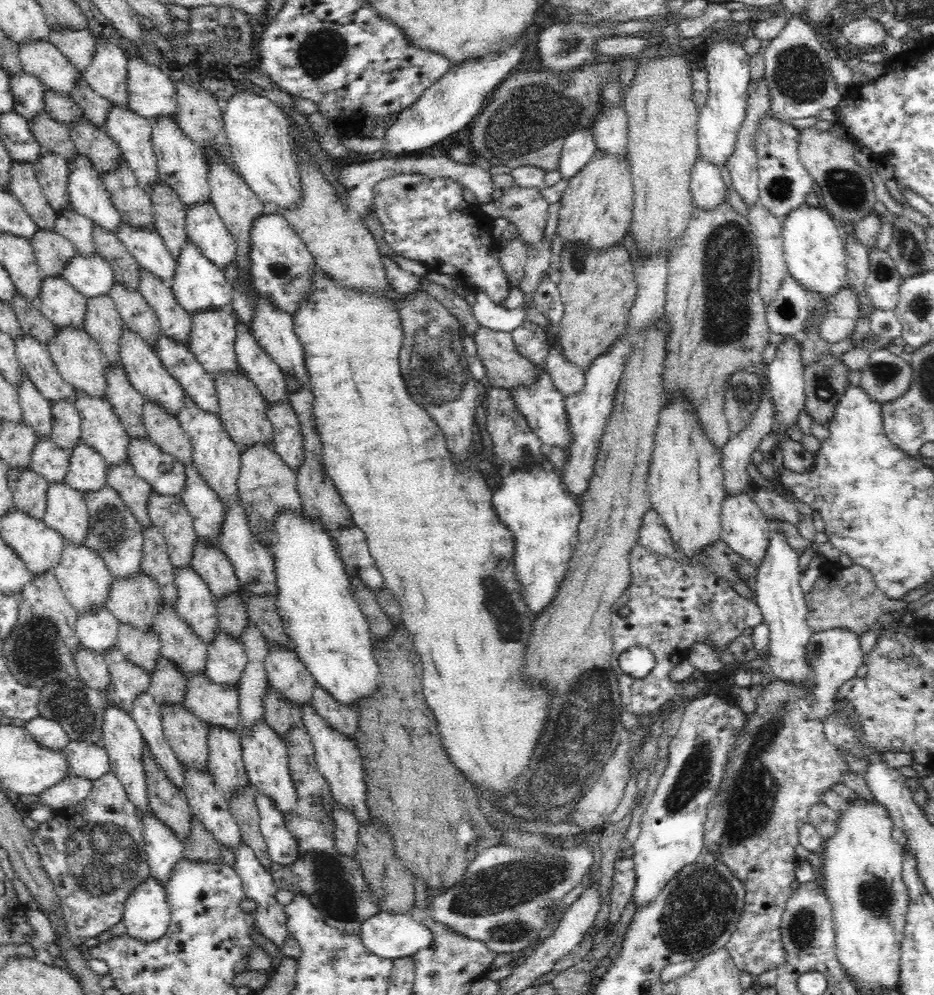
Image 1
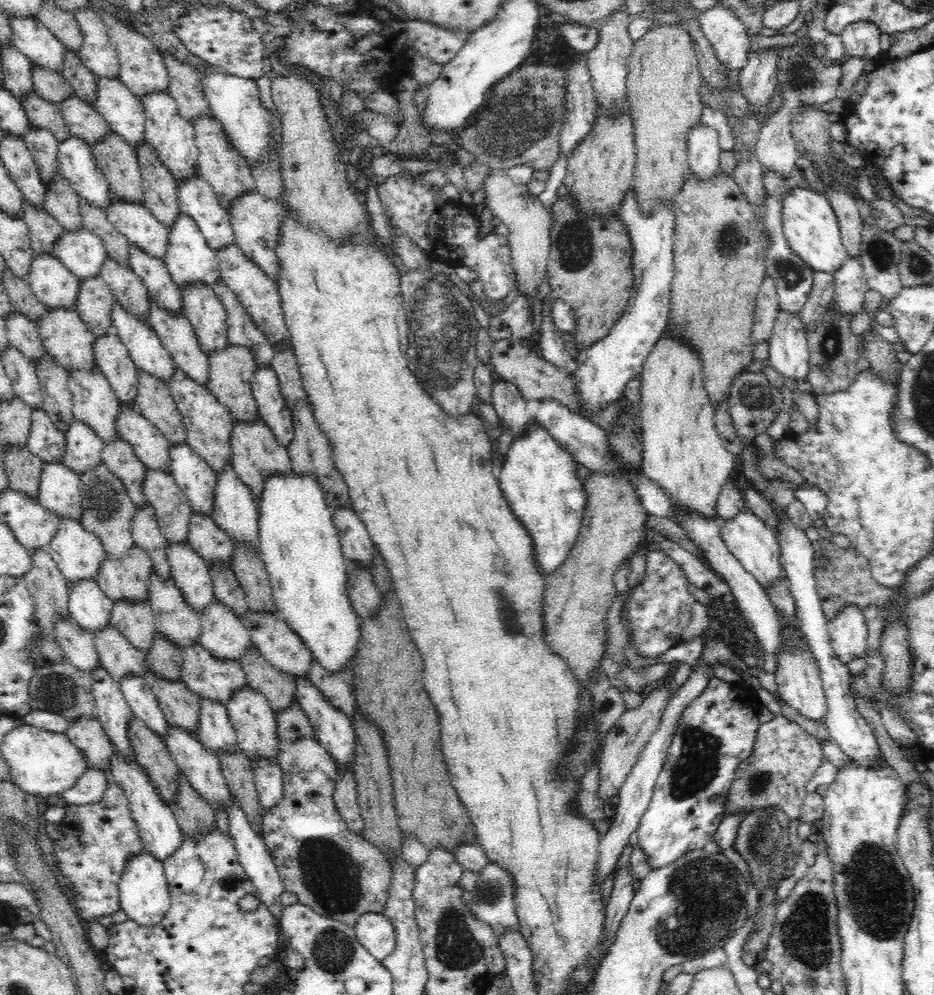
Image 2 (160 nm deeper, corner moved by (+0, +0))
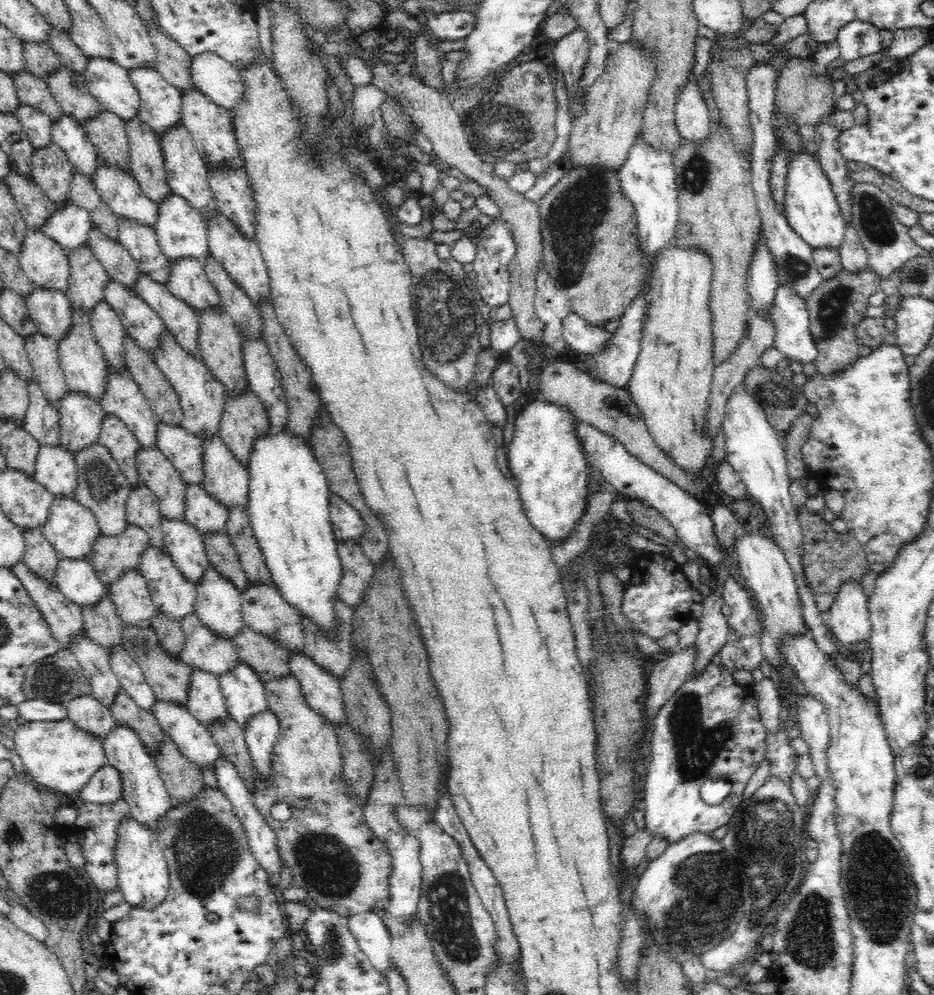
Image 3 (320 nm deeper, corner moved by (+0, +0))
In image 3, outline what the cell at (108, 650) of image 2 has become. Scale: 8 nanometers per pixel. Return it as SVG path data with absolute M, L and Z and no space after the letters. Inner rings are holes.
M106 592L104 600L98 602L98 606L86 606L81 608L84 619L84 634L92 641L100 643L100 646L109 652L115 646L121 646L121 634L123 622L118 617L116 605L114 605L110 592Z

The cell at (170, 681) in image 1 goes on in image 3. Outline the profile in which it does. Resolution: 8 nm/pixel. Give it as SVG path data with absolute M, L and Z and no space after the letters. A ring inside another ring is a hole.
M157 612L151 618L151 625L160 639L160 647L173 658L178 658L185 645L185 634L181 623L168 617L164 613Z

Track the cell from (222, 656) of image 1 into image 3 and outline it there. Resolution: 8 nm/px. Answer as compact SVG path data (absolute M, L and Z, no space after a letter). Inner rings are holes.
M210 565L198 584L195 611L216 635L232 639L246 625L241 611L241 591Z

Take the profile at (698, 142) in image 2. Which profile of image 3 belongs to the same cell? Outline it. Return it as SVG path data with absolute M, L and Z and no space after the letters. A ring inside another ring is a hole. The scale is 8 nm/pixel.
M688 80L678 90L676 98L676 127L680 136L692 143L703 143L710 134L709 109L701 94L699 84Z

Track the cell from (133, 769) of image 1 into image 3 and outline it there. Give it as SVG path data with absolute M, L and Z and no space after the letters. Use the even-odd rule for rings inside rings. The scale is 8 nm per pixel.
M84 632L78 640L71 642L69 648L78 663L90 674L92 697L100 700L111 710L111 704L121 684L111 669L109 652L100 646L100 643L87 638Z

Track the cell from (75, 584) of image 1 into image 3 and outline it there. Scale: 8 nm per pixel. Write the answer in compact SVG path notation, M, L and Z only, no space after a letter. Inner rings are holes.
M54 497L48 511L48 520L44 523L42 531L56 550L59 559L72 560L80 560L80 558L87 558L88 560L88 554L92 552L92 546L94 546L96 538L101 535L94 513L81 502L68 497Z

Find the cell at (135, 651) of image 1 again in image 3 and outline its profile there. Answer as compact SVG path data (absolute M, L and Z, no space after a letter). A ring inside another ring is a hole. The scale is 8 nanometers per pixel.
M128 570L110 585L112 601L123 624L145 627L157 613L147 581L139 570Z

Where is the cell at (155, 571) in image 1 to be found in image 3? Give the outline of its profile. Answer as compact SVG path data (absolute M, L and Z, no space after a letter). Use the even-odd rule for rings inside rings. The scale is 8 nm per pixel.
M143 482L132 487L126 501L127 523L138 526L146 532L149 543L156 548L165 548L162 526L162 516L156 495Z

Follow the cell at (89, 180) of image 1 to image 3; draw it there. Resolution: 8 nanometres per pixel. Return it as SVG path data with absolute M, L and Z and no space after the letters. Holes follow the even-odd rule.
M63 113L62 118L53 122L52 140L66 153L72 170L80 171L92 180L93 172L96 172L99 165L99 158L86 130Z

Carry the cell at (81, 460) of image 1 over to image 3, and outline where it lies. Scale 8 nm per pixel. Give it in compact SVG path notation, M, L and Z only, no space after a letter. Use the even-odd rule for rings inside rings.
M69 388L59 408L60 445L74 454L99 442L101 424L106 415L96 399Z

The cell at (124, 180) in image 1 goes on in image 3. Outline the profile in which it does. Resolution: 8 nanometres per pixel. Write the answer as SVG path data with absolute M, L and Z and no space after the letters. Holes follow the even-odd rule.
M102 110L97 116L90 118L83 128L96 147L99 161L131 172L129 140L125 131L125 122L114 114Z

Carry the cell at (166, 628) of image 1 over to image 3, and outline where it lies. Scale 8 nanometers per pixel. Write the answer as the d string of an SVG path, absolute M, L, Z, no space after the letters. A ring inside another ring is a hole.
M148 543L148 546L142 552L142 558L140 558L139 571L147 581L157 612L164 613L168 617L180 622L181 618L195 610L197 586L182 575L165 548L156 548Z

